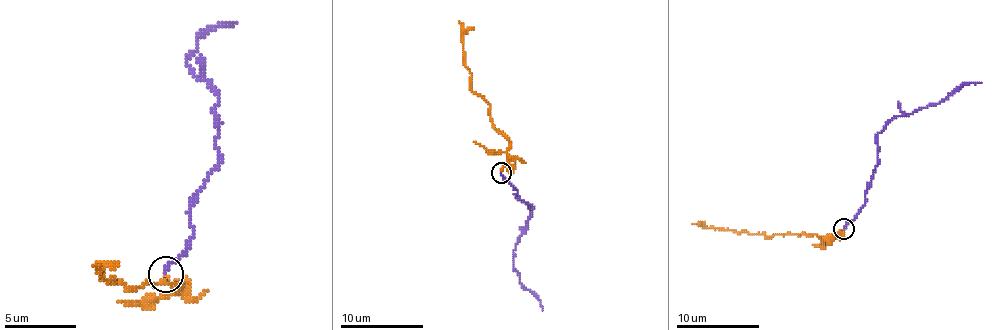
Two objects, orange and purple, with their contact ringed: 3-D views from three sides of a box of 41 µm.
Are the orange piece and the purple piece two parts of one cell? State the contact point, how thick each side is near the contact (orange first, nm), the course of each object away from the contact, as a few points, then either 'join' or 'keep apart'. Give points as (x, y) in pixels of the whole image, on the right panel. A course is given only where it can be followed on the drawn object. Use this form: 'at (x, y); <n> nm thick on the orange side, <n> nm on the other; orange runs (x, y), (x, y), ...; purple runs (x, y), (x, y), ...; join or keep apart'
at (843, 228); 140 nm thick on the orange side, 150 nm on the other; orange runs (844, 228), (833, 236), (761, 234), (702, 228), (692, 224); purple runs (844, 228), (865, 203), (867, 184), (877, 163), (877, 134), (894, 118), (939, 103), (960, 86), (981, 82); keep apart

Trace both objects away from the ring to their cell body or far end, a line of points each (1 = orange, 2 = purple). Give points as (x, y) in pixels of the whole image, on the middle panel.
1: (501, 173), (507, 162), (509, 140), (494, 127), (490, 104), (471, 90), (459, 21)
2: (501, 173), (517, 196), (532, 206), (532, 216), (513, 252), (513, 268), (540, 302), (542, 310)

